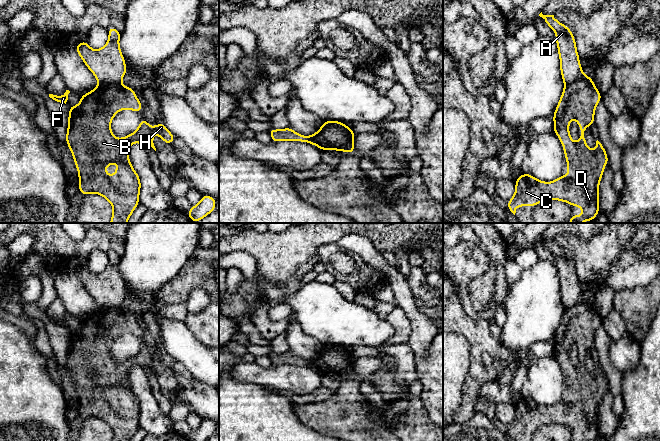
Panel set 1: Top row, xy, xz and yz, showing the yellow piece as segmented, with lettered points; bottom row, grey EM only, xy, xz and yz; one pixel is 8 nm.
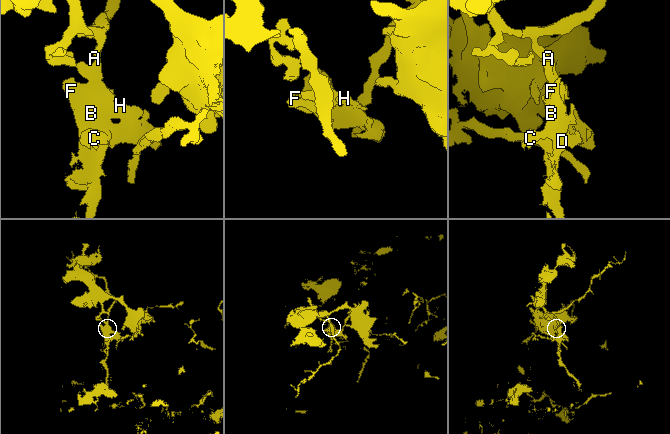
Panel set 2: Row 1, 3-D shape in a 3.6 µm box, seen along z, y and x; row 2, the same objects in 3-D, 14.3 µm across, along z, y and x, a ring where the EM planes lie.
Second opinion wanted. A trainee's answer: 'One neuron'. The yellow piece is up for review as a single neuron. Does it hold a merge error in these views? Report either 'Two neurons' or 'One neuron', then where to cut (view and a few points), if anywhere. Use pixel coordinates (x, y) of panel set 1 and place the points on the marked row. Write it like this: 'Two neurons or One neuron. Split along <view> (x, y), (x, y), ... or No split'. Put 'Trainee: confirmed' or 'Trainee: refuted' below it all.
Two neurons. Split along xy (99, 83), (119, 84)
Trainee: refuted

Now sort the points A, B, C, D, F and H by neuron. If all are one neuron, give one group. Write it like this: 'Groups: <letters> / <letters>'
Groups: A / B C D F H

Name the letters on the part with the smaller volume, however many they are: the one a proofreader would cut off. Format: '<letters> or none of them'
B, C, D, F, H

